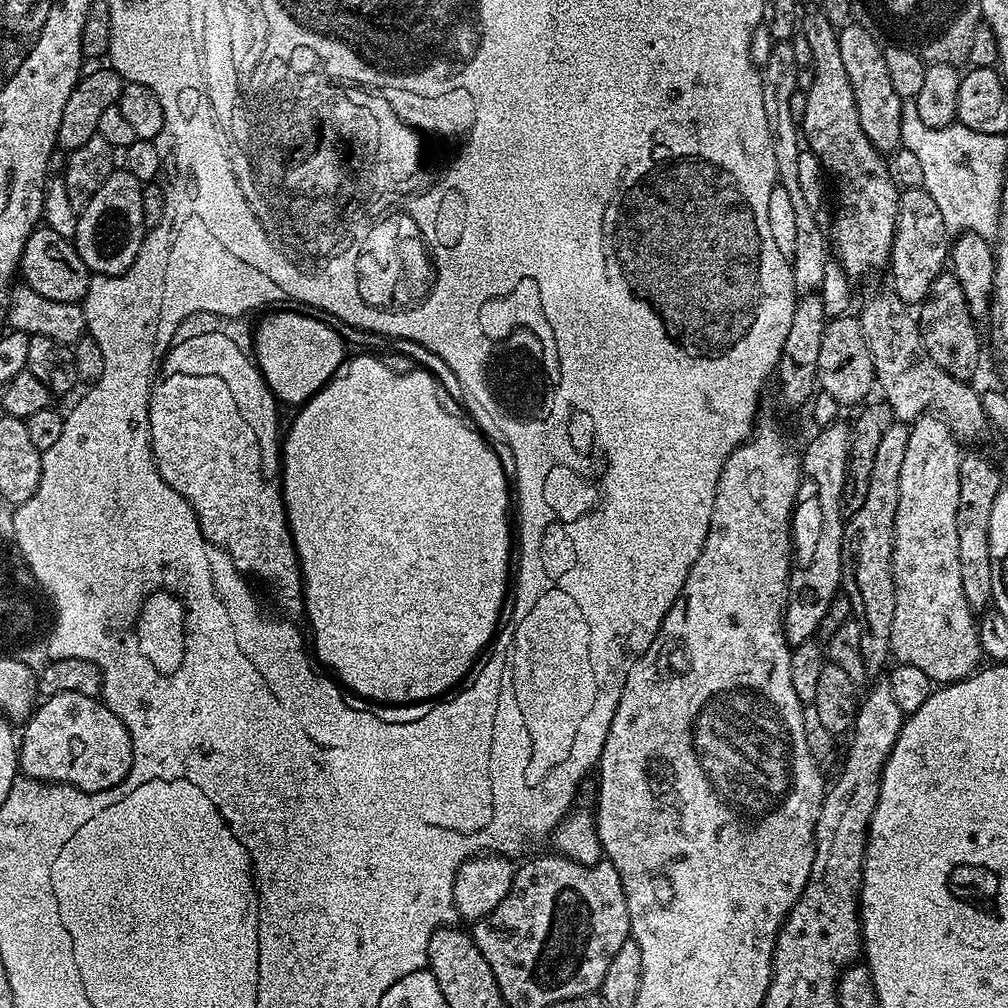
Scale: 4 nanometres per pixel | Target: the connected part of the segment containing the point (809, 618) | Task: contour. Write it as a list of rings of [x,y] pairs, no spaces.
[[[843,422],[825,424],[820,432],[800,456],[800,485],[796,495],[796,506],[792,510],[792,572],[788,576],[788,601],[784,607],[784,633],[789,645],[795,646],[813,639],[819,633],[822,614],[826,614],[826,606],[841,591],[840,571],[842,570],[842,542],[844,541],[844,525],[842,509],[844,507],[844,483],[846,482],[846,466],[850,451],[849,425]]]

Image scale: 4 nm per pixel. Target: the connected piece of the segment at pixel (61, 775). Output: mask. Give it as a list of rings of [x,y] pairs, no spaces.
[[[63,692],[47,697],[28,717],[23,728],[24,737],[21,735],[18,740],[18,768],[31,780],[41,780],[52,786],[73,784],[77,793],[91,794],[117,788],[128,779],[132,765],[132,739],[124,723],[95,696]]]

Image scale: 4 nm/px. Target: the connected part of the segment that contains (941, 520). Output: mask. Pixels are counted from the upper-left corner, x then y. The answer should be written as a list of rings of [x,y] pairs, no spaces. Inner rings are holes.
[[[925,414],[911,421],[906,442],[906,455],[902,458],[902,478],[898,478],[898,514],[894,518],[894,554],[892,555],[892,573],[894,574],[894,626],[890,626],[891,659],[896,664],[918,666],[932,680],[933,685],[943,686],[956,684],[965,680],[977,671],[982,664],[982,653],[978,642],[978,620],[974,610],[966,602],[966,594],[962,590],[962,573],[958,571],[958,478],[960,477],[961,445],[956,435],[950,430],[944,417],[939,414]]]

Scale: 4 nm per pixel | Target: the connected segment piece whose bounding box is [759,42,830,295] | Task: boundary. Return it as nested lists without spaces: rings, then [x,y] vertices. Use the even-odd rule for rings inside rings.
[[[776,42],[771,45],[764,68],[759,69],[762,82],[762,103],[766,109],[766,122],[770,122],[770,138],[774,142],[774,162],[778,184],[790,194],[795,215],[796,245],[791,256],[792,277],[799,295],[815,293],[822,284],[825,268],[830,262],[830,242],[816,220],[816,210],[803,197],[802,186],[798,183],[798,158],[802,151],[802,132],[798,122],[790,118],[790,97],[798,88],[798,61],[794,58],[791,42]]]

